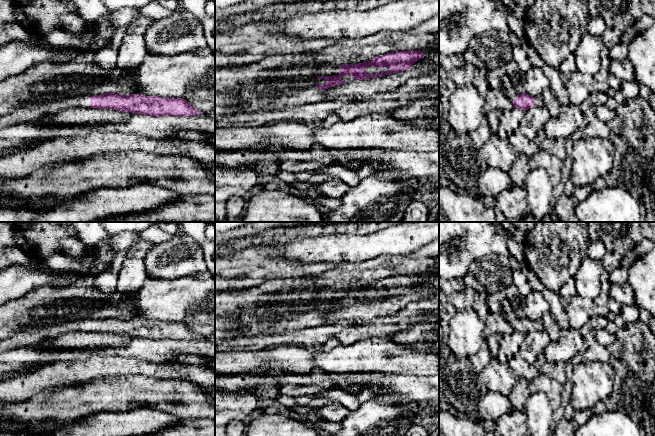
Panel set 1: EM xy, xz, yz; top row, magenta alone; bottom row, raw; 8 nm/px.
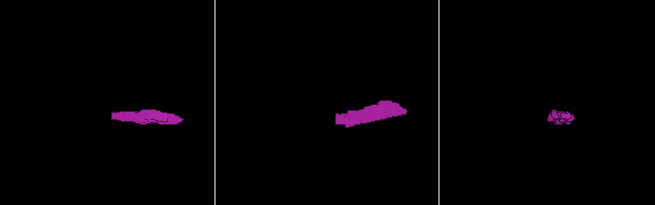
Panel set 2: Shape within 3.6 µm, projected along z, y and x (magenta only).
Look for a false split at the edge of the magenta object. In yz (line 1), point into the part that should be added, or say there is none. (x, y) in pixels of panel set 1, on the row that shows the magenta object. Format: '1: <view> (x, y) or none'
1: none

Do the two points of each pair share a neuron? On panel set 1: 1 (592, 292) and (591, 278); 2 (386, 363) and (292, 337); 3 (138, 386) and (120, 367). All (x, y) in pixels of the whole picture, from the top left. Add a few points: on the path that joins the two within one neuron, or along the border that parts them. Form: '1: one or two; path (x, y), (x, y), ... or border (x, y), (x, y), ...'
1: one; path (591, 289), (591, 281)
2: two; border (364, 338), (342, 345)
3: two; border (149, 375), (109, 375), (103, 378)

